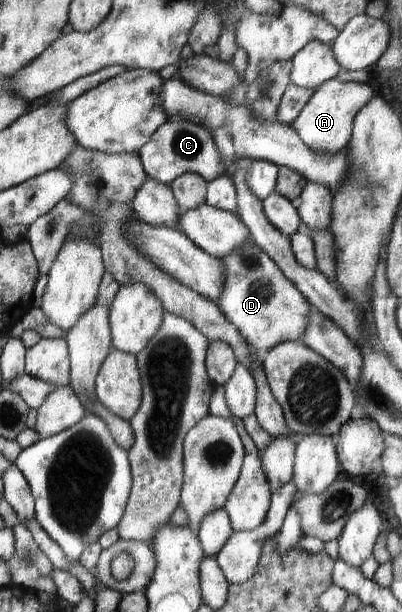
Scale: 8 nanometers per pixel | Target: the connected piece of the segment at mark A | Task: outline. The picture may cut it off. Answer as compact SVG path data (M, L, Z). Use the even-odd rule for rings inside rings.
M331 78L331 81L326 81L319 89L313 91L299 117L289 126L316 152L341 152L347 149L350 142L354 117L371 99L373 99L373 89L369 87L369 83Z

